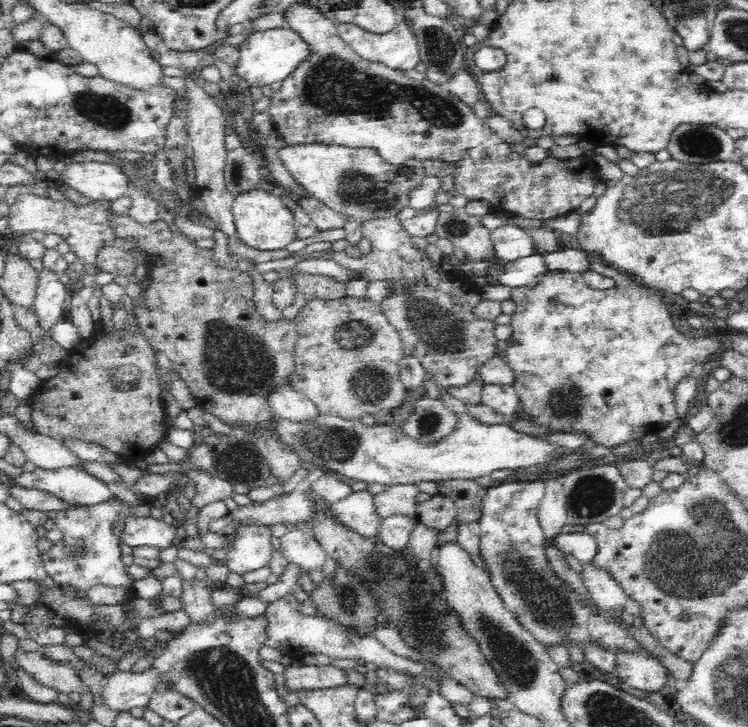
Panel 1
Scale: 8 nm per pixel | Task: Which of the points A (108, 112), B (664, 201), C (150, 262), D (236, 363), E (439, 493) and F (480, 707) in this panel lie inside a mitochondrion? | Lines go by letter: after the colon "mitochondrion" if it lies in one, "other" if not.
A: mitochondrion
B: mitochondrion
C: other
D: mitochondrion
E: other
F: other

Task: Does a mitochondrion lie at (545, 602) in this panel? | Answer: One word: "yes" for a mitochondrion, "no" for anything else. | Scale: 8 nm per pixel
yes

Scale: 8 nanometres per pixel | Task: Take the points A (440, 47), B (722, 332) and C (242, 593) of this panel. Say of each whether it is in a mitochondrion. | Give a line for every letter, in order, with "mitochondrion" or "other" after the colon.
A: mitochondrion
B: other
C: other

